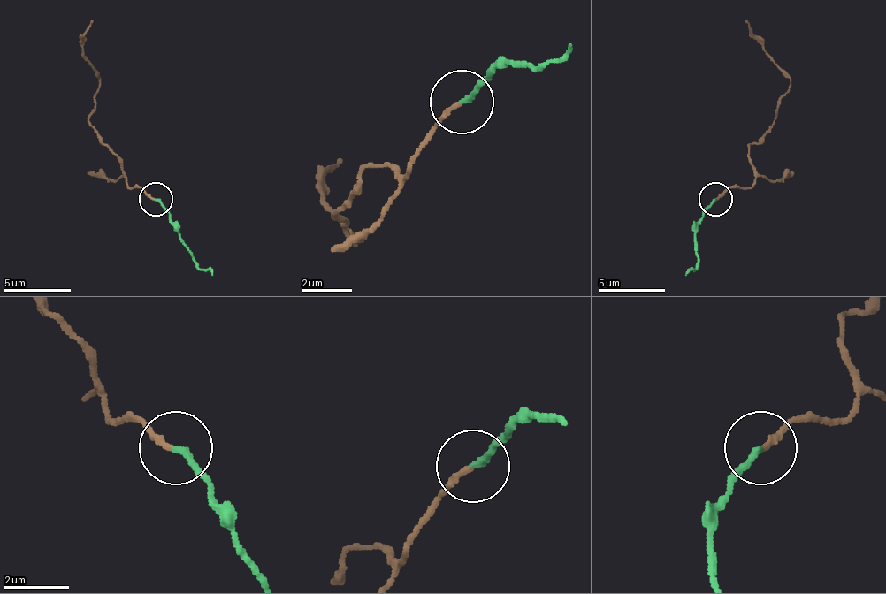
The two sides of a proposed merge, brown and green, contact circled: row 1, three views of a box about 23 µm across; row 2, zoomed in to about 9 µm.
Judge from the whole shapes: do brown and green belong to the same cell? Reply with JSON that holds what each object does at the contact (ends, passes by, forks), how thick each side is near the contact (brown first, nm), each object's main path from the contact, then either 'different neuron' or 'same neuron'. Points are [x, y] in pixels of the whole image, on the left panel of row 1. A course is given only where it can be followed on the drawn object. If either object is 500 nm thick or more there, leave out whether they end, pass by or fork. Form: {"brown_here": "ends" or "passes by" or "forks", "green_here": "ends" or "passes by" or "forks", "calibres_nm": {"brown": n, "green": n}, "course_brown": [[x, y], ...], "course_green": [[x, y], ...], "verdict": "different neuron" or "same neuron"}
{"brown_here": "ends", "green_here": "ends", "calibres_nm": {"brown": 180, "green": 200}, "course_brown": [[155, 198], [125, 185], [121, 162], [88, 121], [98, 88], [98, 72], [85, 55], [91, 21]], "course_green": [[155, 198], [198, 264], [211, 275]], "verdict": "same neuron"}

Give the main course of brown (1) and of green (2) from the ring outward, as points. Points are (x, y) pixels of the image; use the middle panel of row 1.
1: (460, 103), (403, 173), (364, 167), (332, 212), (352, 244), (352, 231), (326, 205), (339, 161)
2: (460, 103), (499, 65), (543, 65), (569, 46)

